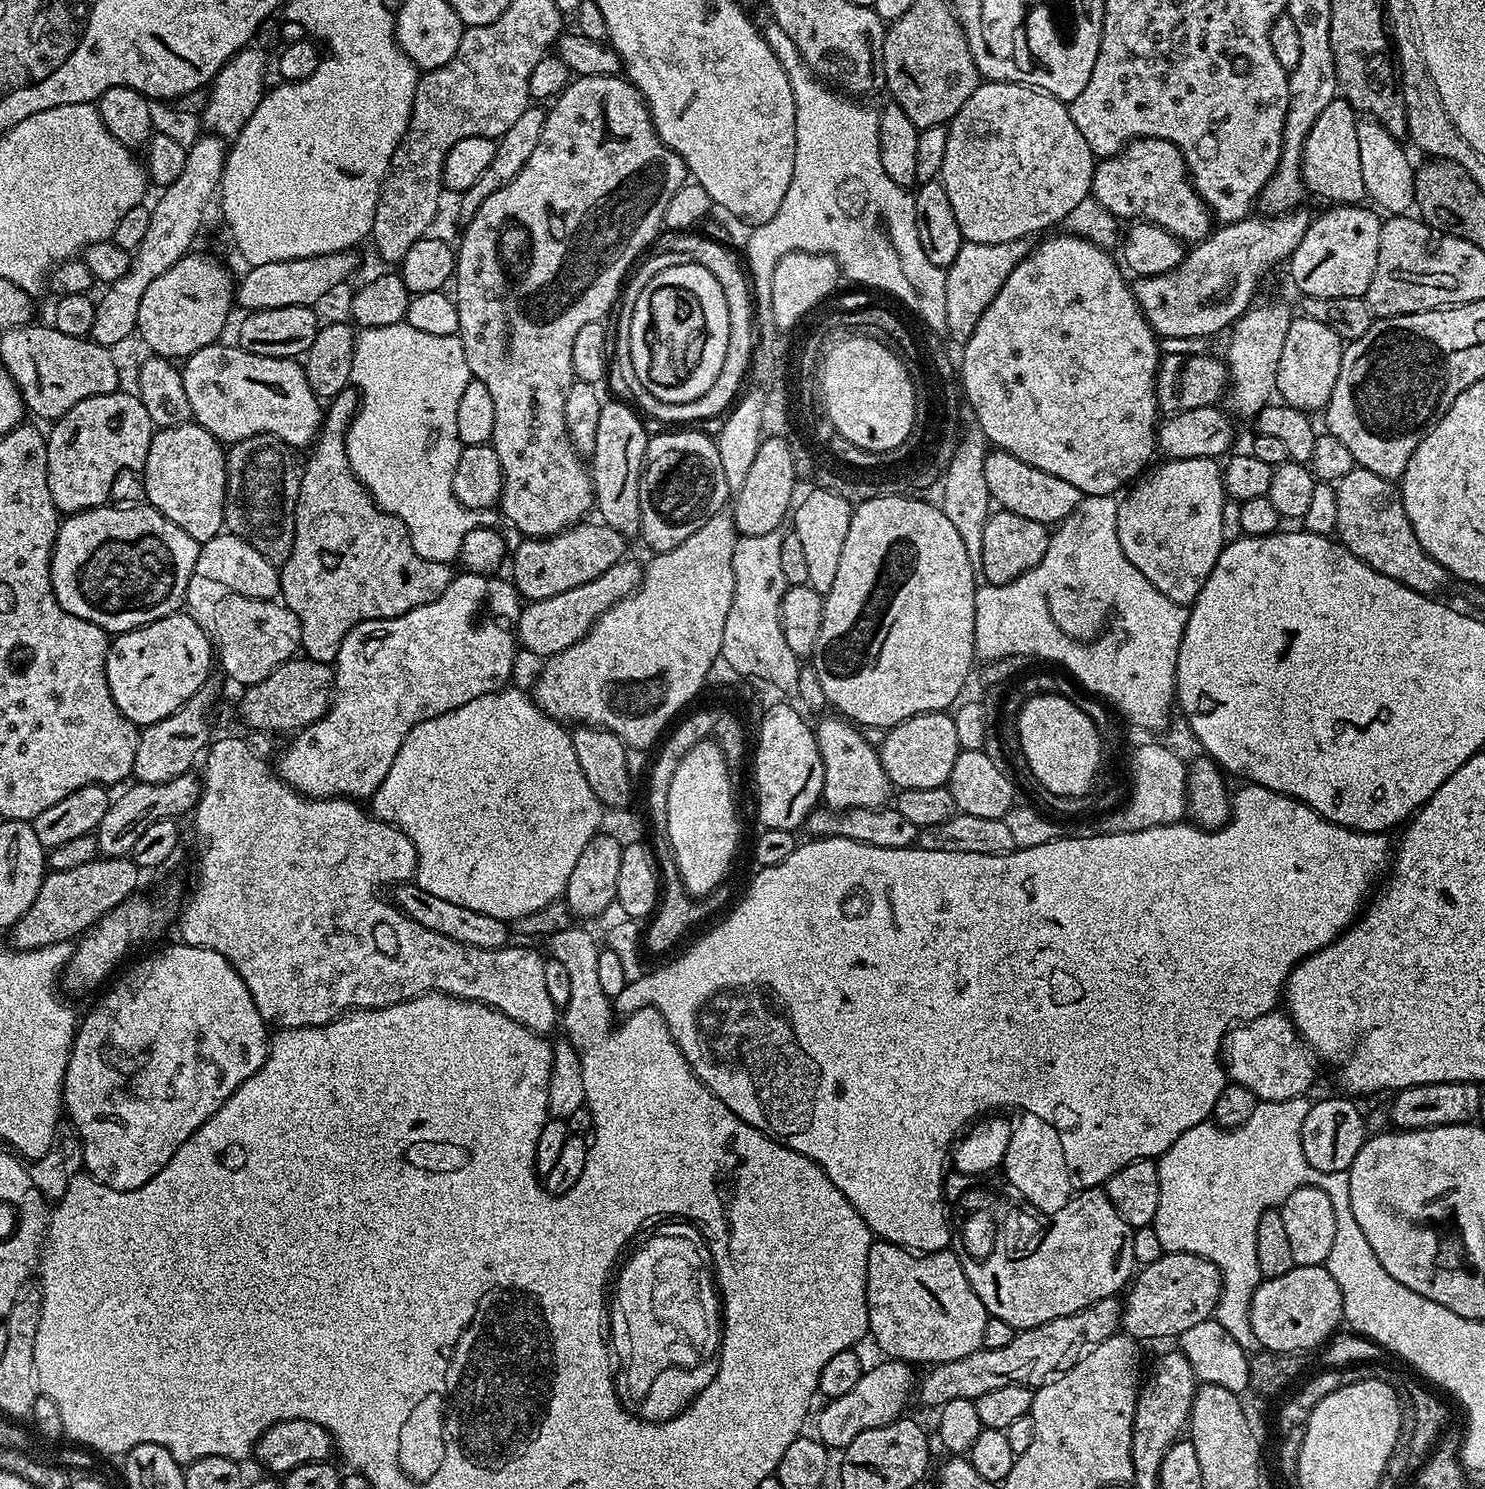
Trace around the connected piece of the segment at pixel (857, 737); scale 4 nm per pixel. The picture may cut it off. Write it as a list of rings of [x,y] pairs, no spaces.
[[[835,718],[836,720],[824,720],[815,725],[816,741],[818,750],[822,754],[822,766],[824,767],[824,795],[823,803],[829,808],[837,810],[842,808],[882,808],[889,803],[893,795],[894,786],[888,781],[886,770],[882,770],[880,753],[871,744],[865,733],[859,727],[853,726],[847,719]]]

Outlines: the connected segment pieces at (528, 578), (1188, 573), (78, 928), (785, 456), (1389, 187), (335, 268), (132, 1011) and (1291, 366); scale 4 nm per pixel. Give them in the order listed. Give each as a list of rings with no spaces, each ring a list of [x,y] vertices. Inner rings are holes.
[[[581,522],[572,525],[564,532],[553,536],[524,538],[519,542],[516,553],[511,553],[512,573],[510,579],[525,601],[531,602],[542,598],[554,598],[554,594],[566,594],[566,590],[574,590],[574,586],[582,586],[586,582],[594,582],[598,574],[606,574],[610,566],[625,559],[624,544],[626,538],[618,534],[603,522],[588,524]]]
[[[1211,456],[1165,459],[1163,463],[1157,463],[1151,471],[1141,475],[1123,493],[1124,500],[1122,496],[1116,519],[1118,542],[1122,542],[1122,554],[1126,554],[1126,558],[1130,558],[1130,562],[1134,562],[1134,566],[1138,566],[1138,570],[1142,570],[1142,574],[1146,574],[1166,598],[1188,606],[1198,598],[1226,543],[1222,538],[1222,510],[1226,503],[1222,464]]]
[[[128,856],[97,858],[71,870],[49,871],[38,890],[38,898],[34,898],[34,906],[12,925],[11,943],[21,949],[75,941],[123,900],[137,895],[140,876],[142,869]]]
[[[774,438],[770,442],[761,440],[761,443],[764,449],[758,454],[754,454],[754,463],[750,465],[750,470],[746,473],[742,486],[735,489],[734,503],[730,508],[736,523],[736,531],[744,538],[777,531],[781,527],[780,523],[783,520],[785,523],[789,519],[790,509],[793,507],[794,497],[797,495],[797,453],[791,447],[780,445],[780,440]]]
[[[1362,118],[1357,121],[1358,154],[1361,156],[1362,182],[1365,195],[1374,200],[1373,205],[1382,208],[1387,215],[1405,215],[1414,205],[1413,178],[1415,169],[1399,139],[1376,120]]]
[[[352,250],[322,254],[314,258],[298,258],[286,262],[262,262],[247,269],[244,277],[239,277],[234,288],[234,300],[248,312],[257,312],[278,306],[316,306],[327,292],[332,292],[343,280],[352,276],[356,268],[356,255]]]
[[[175,942],[169,948],[140,960],[85,1016],[79,1021],[76,1029],[76,1041],[72,1043],[72,1053],[69,1054],[64,1068],[64,1084],[62,1083],[62,1108],[66,1113],[76,1133],[80,1135],[82,1150],[84,1151],[84,1168],[87,1175],[92,1176],[100,1184],[110,1186],[114,1190],[129,1192],[138,1190],[138,1186],[146,1186],[170,1158],[198,1130],[198,1126],[205,1124],[213,1114],[264,1065],[268,1057],[270,1043],[270,1028],[265,1024],[262,1014],[258,1014],[258,1006],[254,1006],[254,998],[250,998],[250,990],[246,990],[246,982],[230,966],[230,962],[222,954],[209,948],[190,946],[183,942]]]
[[[1301,315],[1292,318],[1277,370],[1276,389],[1281,392],[1284,403],[1299,412],[1309,414],[1316,414],[1327,408],[1334,382],[1338,382],[1338,370],[1342,366],[1344,350],[1345,345],[1338,338],[1338,334],[1330,330],[1330,326],[1322,326],[1322,322],[1314,322],[1314,318]]]

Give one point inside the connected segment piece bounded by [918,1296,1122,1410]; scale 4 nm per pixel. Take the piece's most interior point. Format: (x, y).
(1033, 1356)

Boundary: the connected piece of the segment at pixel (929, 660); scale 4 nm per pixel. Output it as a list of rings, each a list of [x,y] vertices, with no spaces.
[[[871,496],[861,504],[855,505],[850,531],[846,534],[846,542],[842,545],[842,559],[838,562],[838,575],[834,577],[834,586],[830,586],[828,595],[824,597],[822,610],[822,626],[820,637],[810,657],[810,667],[816,672],[817,680],[825,692],[829,705],[837,708],[841,717],[847,718],[853,725],[887,730],[903,720],[914,718],[927,712],[943,712],[956,704],[958,692],[966,680],[966,676],[974,670],[972,660],[977,659],[976,639],[974,638],[974,610],[976,609],[976,589],[974,570],[970,570],[970,554],[966,554],[966,546],[958,530],[950,523],[950,518],[935,503],[927,504],[922,498],[908,496]]]

